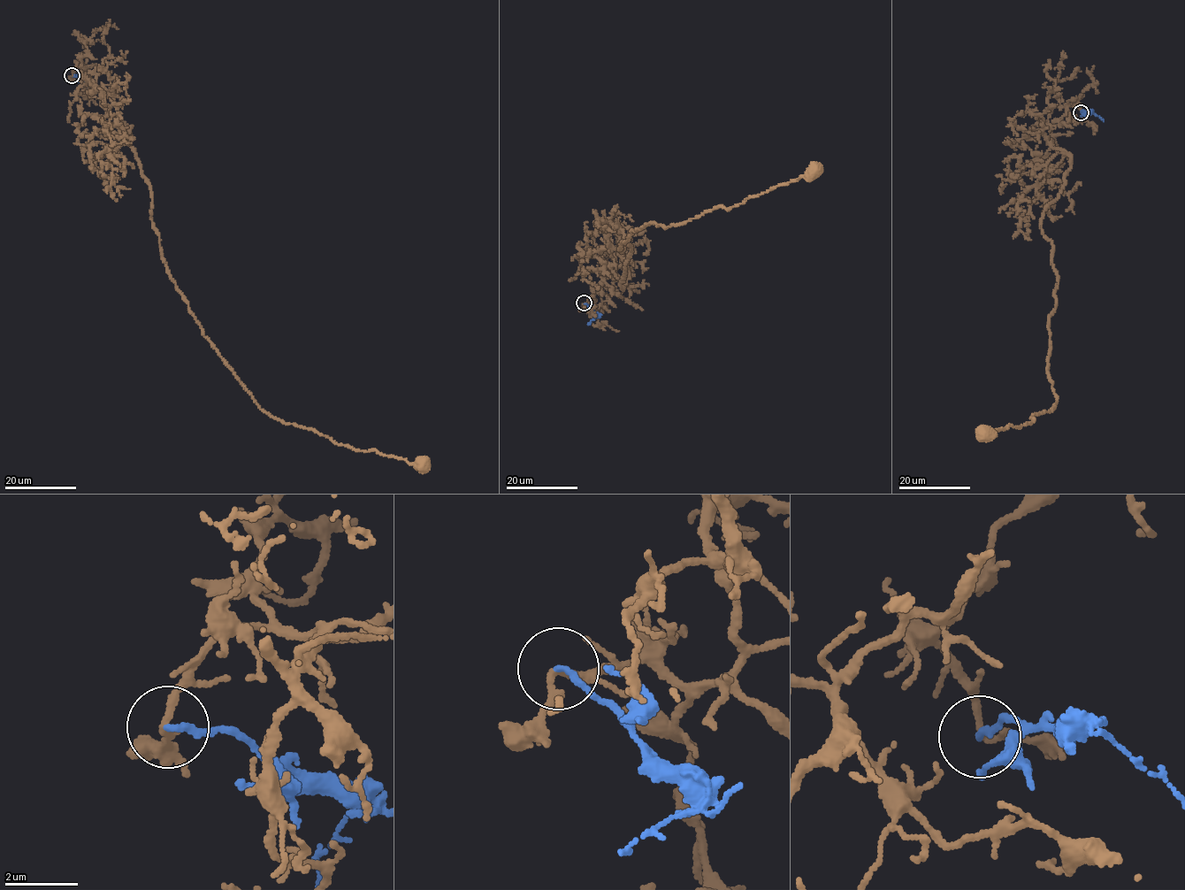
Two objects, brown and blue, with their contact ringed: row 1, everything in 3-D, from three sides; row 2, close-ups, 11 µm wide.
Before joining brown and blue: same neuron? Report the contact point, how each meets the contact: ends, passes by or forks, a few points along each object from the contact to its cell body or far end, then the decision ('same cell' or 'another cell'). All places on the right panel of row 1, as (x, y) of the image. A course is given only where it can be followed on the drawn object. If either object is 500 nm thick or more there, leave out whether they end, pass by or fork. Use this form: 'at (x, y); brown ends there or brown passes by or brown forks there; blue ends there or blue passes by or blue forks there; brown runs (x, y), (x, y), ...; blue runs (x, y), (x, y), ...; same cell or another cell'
at (1081, 112); brown passes by; blue ends there; brown runs (1081, 112), (1075, 100), (1043, 125), (1069, 157), (1041, 220), (1058, 276), (1057, 397), (986, 434); blue runs (1081, 112), (1093, 111), (1103, 120); another cell

